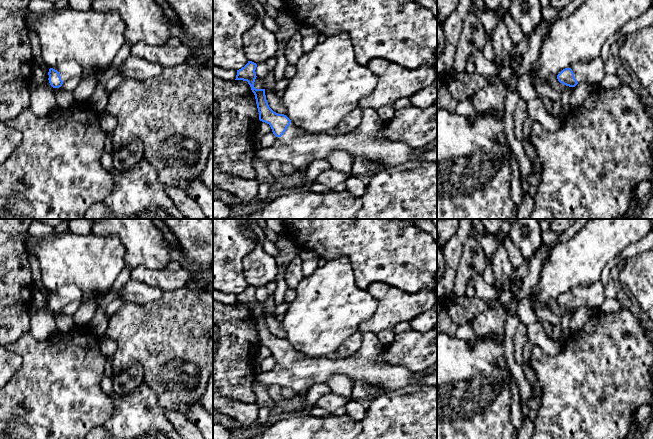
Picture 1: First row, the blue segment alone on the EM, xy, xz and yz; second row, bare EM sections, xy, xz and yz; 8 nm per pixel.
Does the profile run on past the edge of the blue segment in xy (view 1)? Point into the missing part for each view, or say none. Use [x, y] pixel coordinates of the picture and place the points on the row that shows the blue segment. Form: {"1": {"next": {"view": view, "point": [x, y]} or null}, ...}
{"1": {"next": {"view": "xy", "point": [68, 69]}}}

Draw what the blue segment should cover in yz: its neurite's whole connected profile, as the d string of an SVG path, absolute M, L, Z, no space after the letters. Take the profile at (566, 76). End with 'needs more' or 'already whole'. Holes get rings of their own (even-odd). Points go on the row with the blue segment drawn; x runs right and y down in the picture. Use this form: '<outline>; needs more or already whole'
M599 56L589 63L572 64L570 68L563 69L557 79L569 87L575 87L580 82L592 83L599 87L605 76L605 61Z; needs more

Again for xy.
M68 60L60 63L53 68L50 68L48 75L50 85L53 88L59 88L65 81L73 77L83 77L84 71L78 62Z; needs more

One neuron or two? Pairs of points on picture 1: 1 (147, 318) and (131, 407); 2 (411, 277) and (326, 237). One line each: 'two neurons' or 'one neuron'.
1: two neurons
2: one neuron

